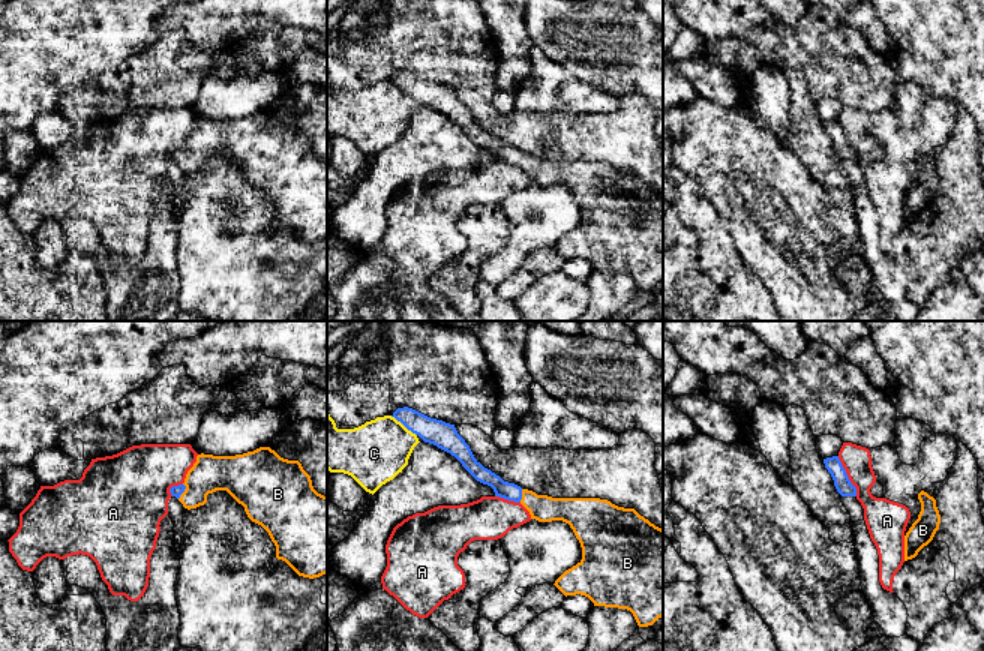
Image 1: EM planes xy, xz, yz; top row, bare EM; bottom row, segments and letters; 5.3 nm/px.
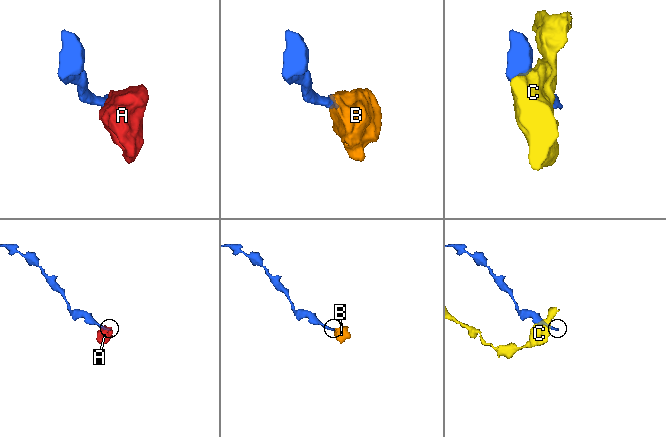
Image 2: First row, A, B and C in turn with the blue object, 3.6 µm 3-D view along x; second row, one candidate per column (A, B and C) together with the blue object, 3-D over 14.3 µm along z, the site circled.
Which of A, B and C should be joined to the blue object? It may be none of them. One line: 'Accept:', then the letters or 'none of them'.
Accept: B

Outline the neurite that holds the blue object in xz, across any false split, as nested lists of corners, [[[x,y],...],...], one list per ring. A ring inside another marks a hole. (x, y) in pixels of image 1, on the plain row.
[[[398,72],[393,80],[424,106],[454,120],[480,147],[494,153],[495,160],[520,166],[538,186],[562,184],[570,189],[582,212],[582,224],[566,234],[555,250],[567,260],[585,260],[594,270],[627,273],[639,291],[652,290],[663,280],[663,194],[640,180],[634,172],[624,172],[600,162],[552,162],[504,146],[484,132],[470,110],[458,98],[454,88],[430,82],[412,72]]]

